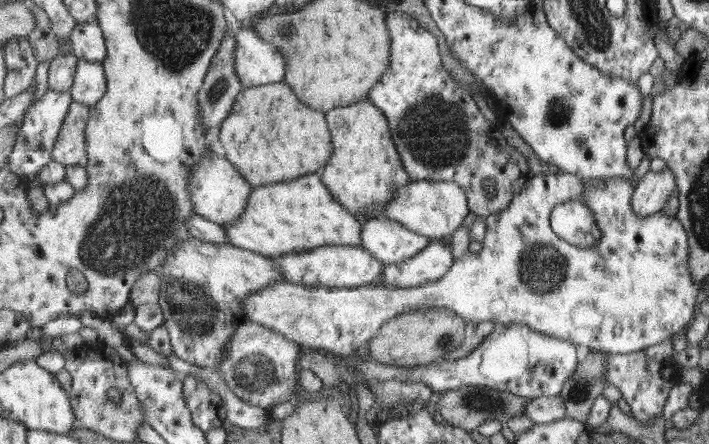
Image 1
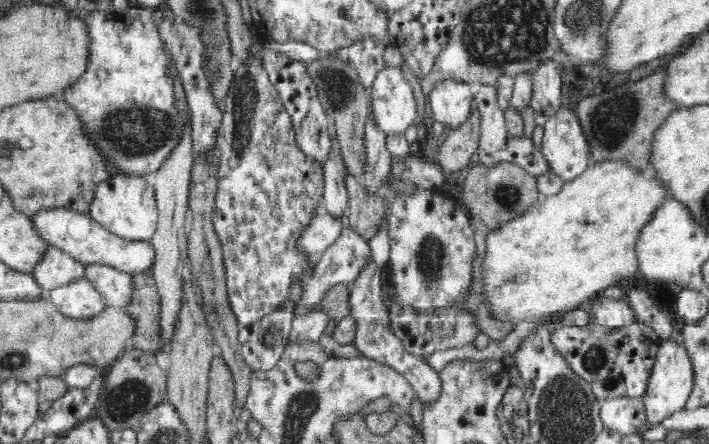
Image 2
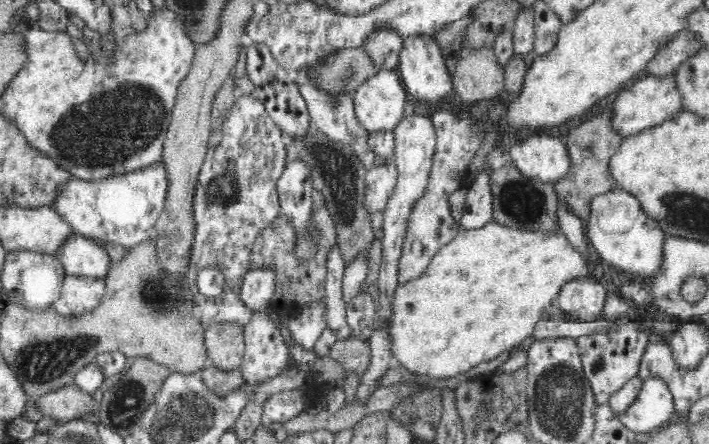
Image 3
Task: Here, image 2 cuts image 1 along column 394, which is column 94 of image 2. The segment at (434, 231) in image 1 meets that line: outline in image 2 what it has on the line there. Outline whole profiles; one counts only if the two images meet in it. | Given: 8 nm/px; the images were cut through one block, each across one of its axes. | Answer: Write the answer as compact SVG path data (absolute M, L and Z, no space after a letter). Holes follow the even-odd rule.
M116 175L98 184L88 214L106 231L123 240L151 241L158 220L153 185L147 178L138 175Z

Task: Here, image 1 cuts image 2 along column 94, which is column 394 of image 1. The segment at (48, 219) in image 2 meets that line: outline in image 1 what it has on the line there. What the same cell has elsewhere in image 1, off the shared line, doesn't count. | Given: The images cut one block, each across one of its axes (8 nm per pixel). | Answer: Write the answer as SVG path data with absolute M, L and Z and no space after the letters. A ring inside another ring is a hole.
M386 217L369 219L363 225L362 238L362 247L385 265L404 263L432 243L427 236L417 234L401 222Z

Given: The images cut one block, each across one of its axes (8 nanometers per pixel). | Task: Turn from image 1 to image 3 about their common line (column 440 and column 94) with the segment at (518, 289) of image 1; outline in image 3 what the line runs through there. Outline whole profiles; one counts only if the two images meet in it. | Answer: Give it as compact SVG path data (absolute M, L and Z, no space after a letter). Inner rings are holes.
M67 274L61 294L52 305L63 315L80 315L96 308L105 293L104 278L90 278Z

